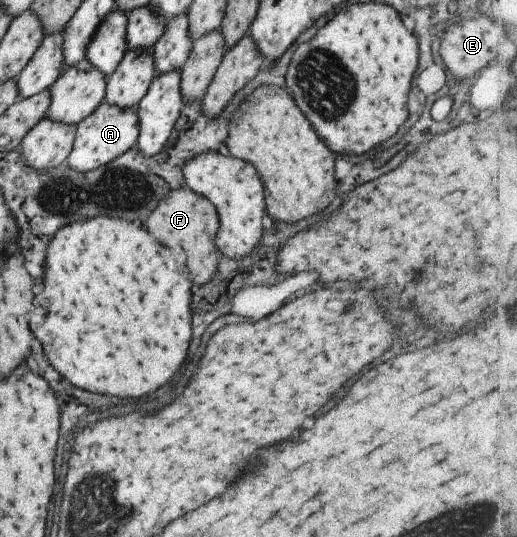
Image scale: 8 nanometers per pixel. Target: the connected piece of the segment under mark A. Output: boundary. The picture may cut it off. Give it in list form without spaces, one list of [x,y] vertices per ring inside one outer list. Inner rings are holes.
[[[104,99],[84,120],[76,125],[75,137],[71,151],[66,157],[68,167],[85,173],[99,167],[118,155],[134,147],[138,136],[139,125],[135,108],[120,108],[108,104]]]

